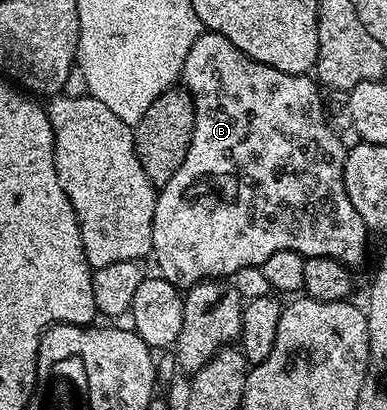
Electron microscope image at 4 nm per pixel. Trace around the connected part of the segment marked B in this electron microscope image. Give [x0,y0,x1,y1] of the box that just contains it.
[152,30,371,290]

